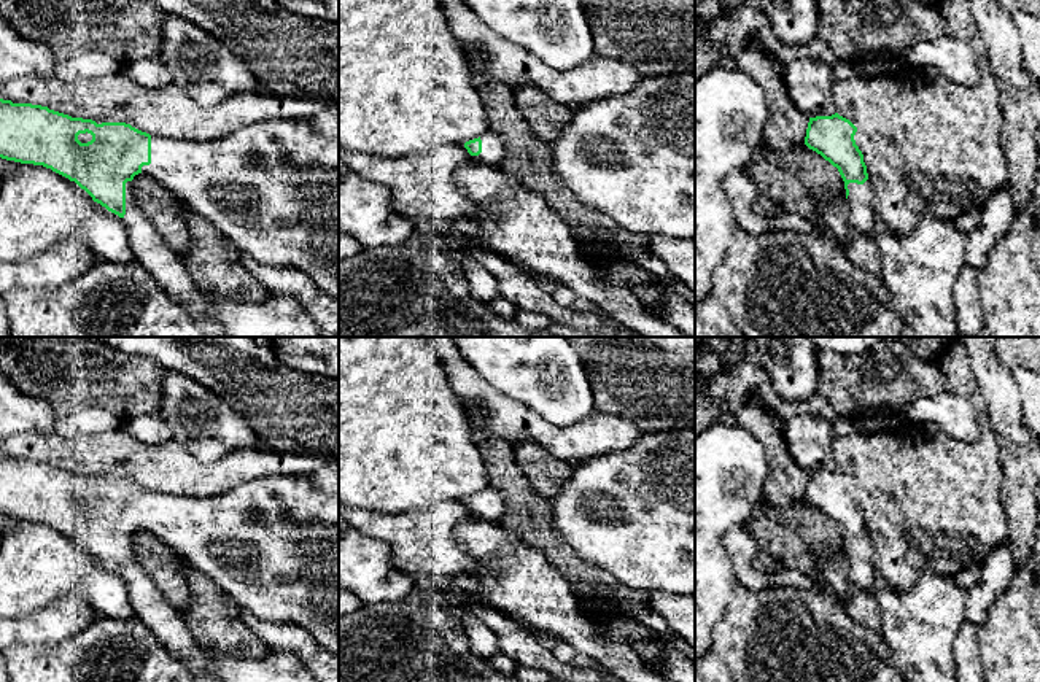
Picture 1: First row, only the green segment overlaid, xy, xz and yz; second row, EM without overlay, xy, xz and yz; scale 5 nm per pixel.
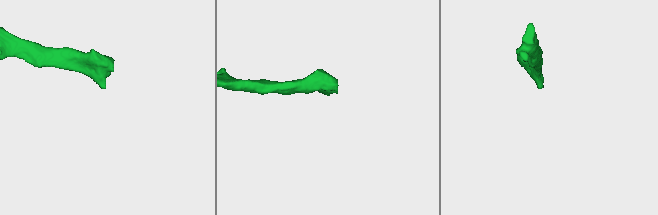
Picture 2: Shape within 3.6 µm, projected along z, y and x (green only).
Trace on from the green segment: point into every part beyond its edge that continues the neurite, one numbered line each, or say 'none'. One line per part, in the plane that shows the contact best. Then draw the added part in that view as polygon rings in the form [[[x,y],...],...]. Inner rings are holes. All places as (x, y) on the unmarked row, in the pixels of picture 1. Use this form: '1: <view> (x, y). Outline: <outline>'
1: xy (272, 544). Outline: [[[326,459],[318,469],[301,475],[272,475],[245,482],[221,496],[189,498],[170,493],[151,491],[151,520],[142,523],[146,529],[165,542],[194,569],[215,582],[231,595],[242,610],[248,610],[267,622],[288,622],[304,626],[310,636],[326,650],[339,657],[339,459]]]
2: xy (148, 603). Outline: [[[132,537],[126,539],[126,571],[122,580],[135,615],[151,633],[181,658],[202,682],[216,682],[207,669],[199,644],[189,634],[178,612],[157,590],[135,558]]]

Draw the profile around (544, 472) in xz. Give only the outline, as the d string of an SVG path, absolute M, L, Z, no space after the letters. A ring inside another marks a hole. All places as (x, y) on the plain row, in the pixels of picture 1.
M522 440L514 445L515 463L539 494L552 499L565 480L569 479L572 466L552 456L534 440Z

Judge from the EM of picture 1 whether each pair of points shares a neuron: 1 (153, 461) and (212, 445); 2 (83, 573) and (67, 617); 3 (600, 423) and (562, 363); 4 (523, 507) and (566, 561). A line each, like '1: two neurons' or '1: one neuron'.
1: two neurons
2: two neurons
3: two neurons
4: one neuron

